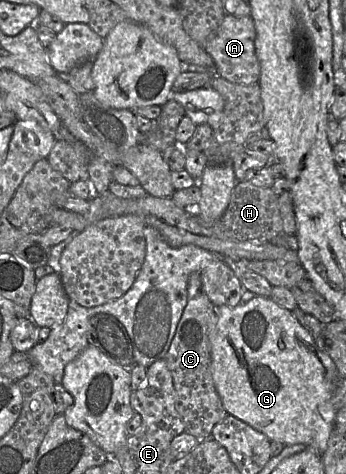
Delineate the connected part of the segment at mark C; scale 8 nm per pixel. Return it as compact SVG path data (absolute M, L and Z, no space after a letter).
M200 271L194 272L188 281L187 304L165 359L176 391L176 409L184 421L186 432L198 439L212 437L213 428L229 414L217 392L212 374L210 338L215 323L216 307L203 287Z

